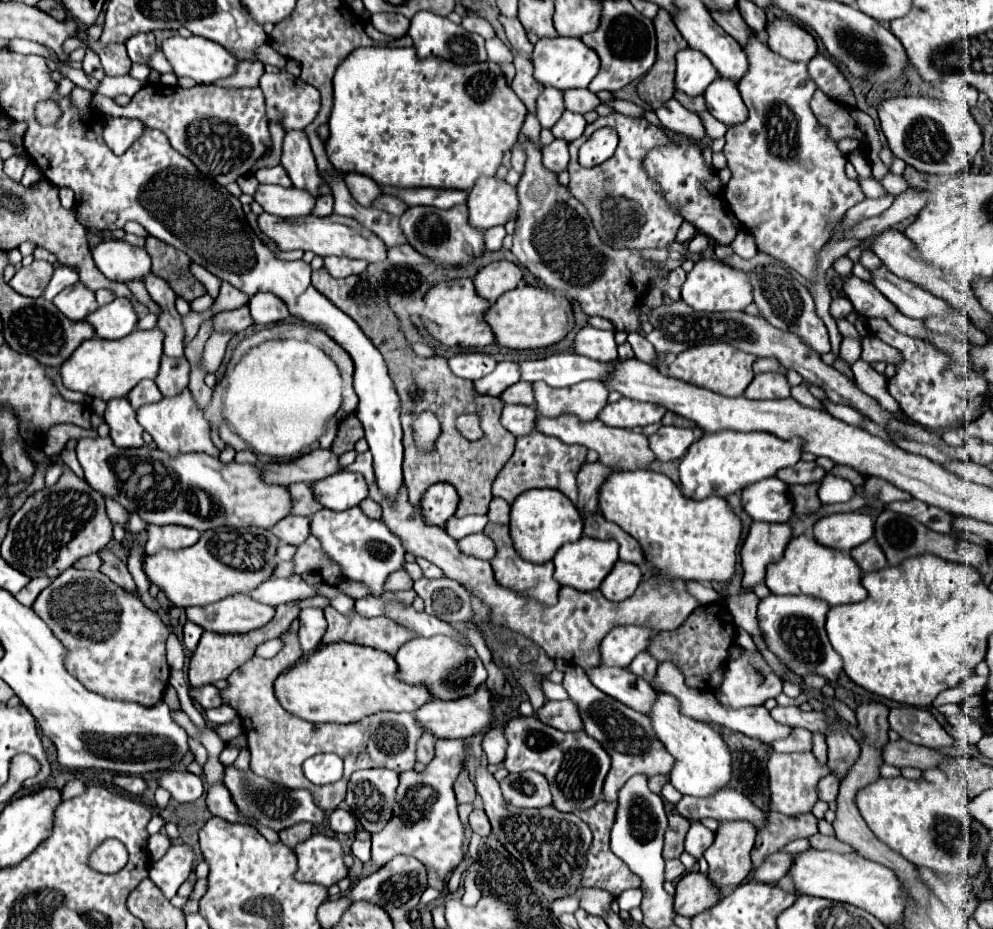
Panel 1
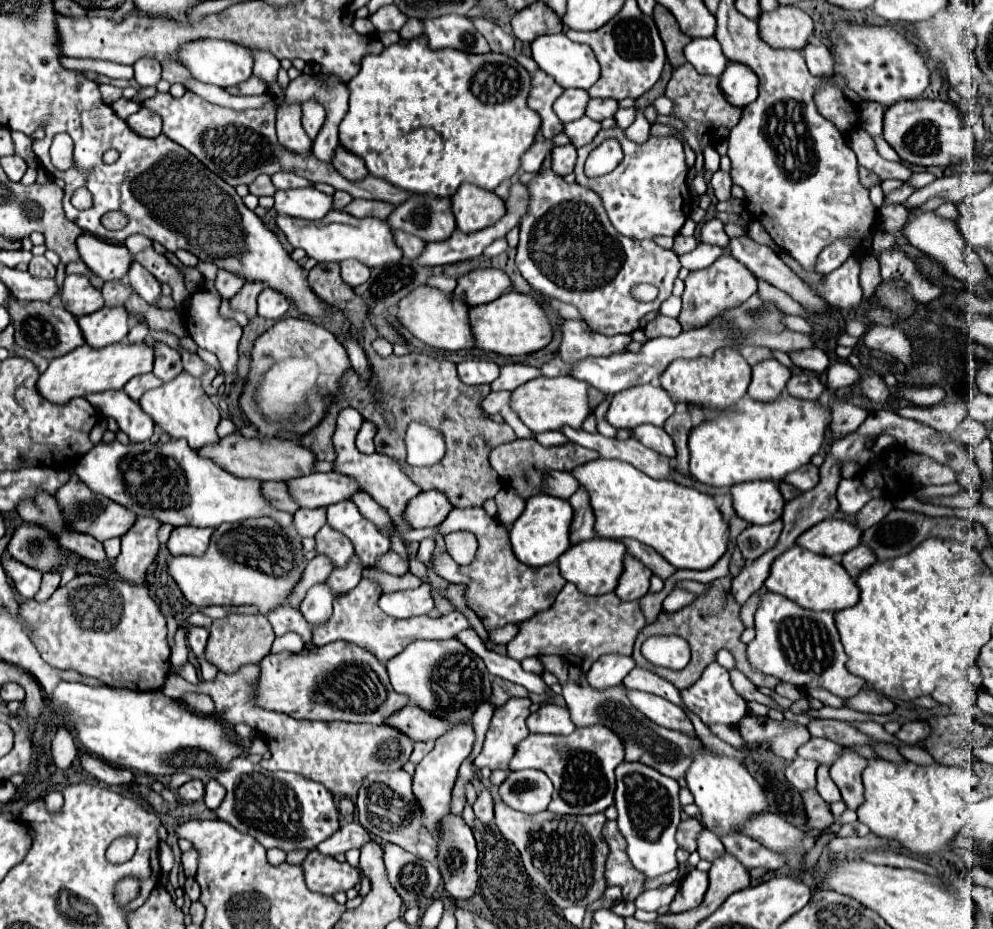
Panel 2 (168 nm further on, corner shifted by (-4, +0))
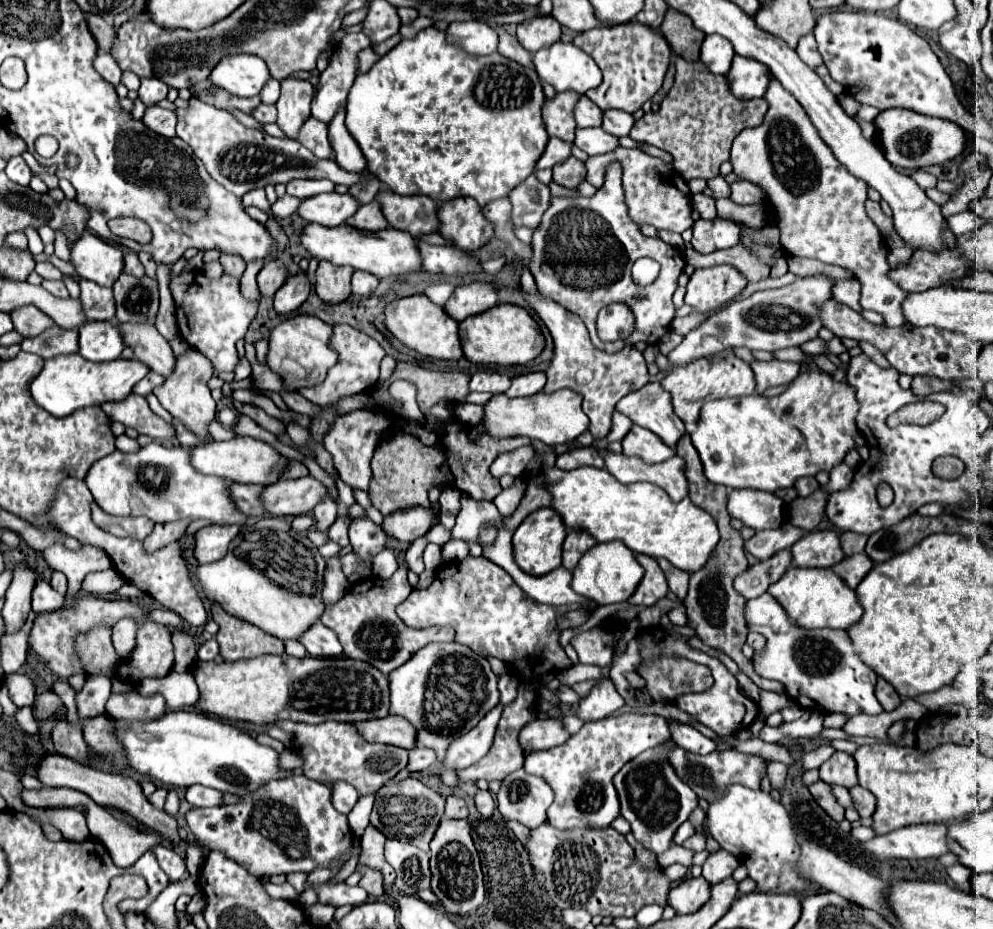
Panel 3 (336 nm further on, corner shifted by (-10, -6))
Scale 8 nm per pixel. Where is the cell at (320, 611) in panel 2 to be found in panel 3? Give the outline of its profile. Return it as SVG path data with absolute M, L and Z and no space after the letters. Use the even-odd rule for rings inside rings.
M339 555L327 559L327 569L325 569L325 589L323 589L323 601L325 605L337 603L343 595L345 589L349 589L349 581L341 571Z

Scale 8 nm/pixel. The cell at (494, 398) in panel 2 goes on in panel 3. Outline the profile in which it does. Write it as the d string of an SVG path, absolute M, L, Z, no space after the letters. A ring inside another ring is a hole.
M457 405L455 407L455 417L459 421L463 421L463 425L469 425L469 427L475 427L481 423L481 417L483 417L483 407L479 405Z

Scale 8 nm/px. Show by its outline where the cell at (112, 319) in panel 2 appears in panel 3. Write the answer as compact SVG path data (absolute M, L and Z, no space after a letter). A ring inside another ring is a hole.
M89 321L79 327L79 355L91 363L119 359L125 349L115 321Z

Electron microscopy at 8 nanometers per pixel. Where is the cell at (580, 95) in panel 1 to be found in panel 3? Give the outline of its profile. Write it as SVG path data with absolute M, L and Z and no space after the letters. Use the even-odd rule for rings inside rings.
M611 109L611 111L605 111L605 115L603 115L603 129L605 129L607 133L615 135L615 137L625 137L625 135L629 135L633 123L635 123L633 115L623 113L623 111Z

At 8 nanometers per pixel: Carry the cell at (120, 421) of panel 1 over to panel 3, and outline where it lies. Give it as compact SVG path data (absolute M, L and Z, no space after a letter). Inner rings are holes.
M131 393L123 401L103 403L101 409L107 413L111 421L119 421L125 427L133 427L141 435L149 435L153 439L175 439L173 425L163 421L159 415L155 415L149 409L149 403L145 397Z

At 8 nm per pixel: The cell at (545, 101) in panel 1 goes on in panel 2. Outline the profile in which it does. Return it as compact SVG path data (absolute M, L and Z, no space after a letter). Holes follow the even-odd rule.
M565 89L561 97L555 101L553 111L563 123L575 121L585 115L585 107L589 101L589 93L583 89Z

